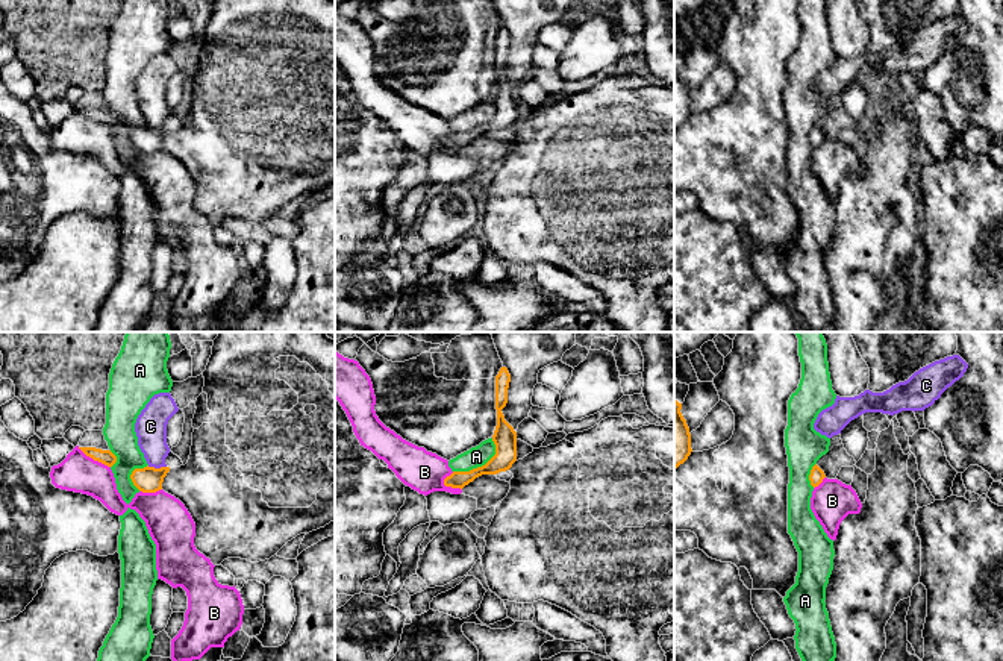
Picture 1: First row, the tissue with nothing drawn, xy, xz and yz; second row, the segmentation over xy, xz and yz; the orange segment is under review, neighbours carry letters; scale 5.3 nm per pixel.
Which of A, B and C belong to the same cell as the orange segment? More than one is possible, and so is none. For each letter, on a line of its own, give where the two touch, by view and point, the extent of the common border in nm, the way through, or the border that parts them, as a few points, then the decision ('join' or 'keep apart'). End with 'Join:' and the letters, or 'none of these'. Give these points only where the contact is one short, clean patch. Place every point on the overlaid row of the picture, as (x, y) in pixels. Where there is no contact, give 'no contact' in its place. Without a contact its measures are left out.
A: xz (482, 466) | 280 nm | along xz (493, 438), (494, 454), (484, 464), (453, 472) | keep apart
B: xy (94, 460) | 200 nm | along xy (78, 447), (109, 467) | keep apart
C: xy (156, 469) | 100 nm | along xy (147, 466), (165, 467) | keep apart
Join: none of these

